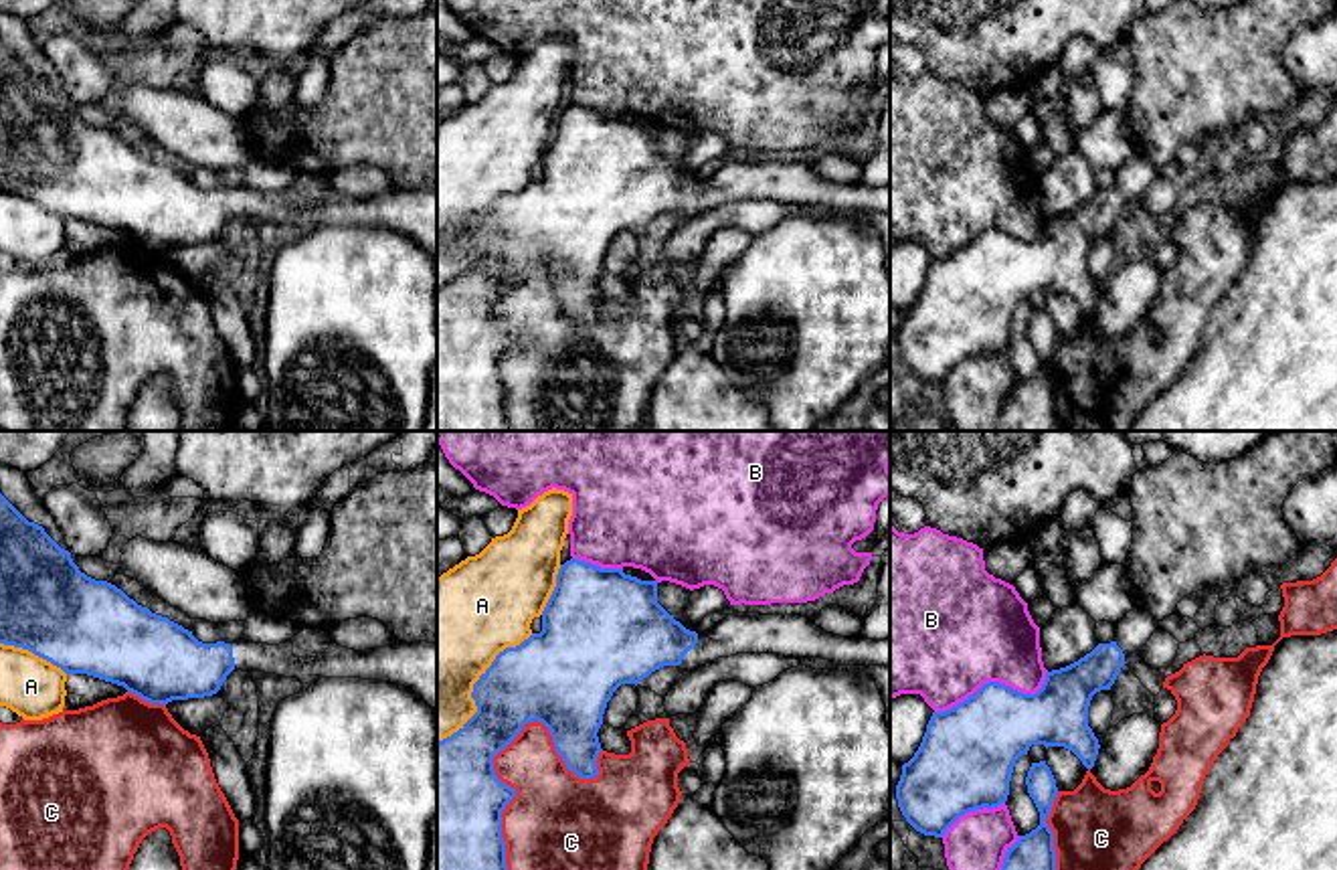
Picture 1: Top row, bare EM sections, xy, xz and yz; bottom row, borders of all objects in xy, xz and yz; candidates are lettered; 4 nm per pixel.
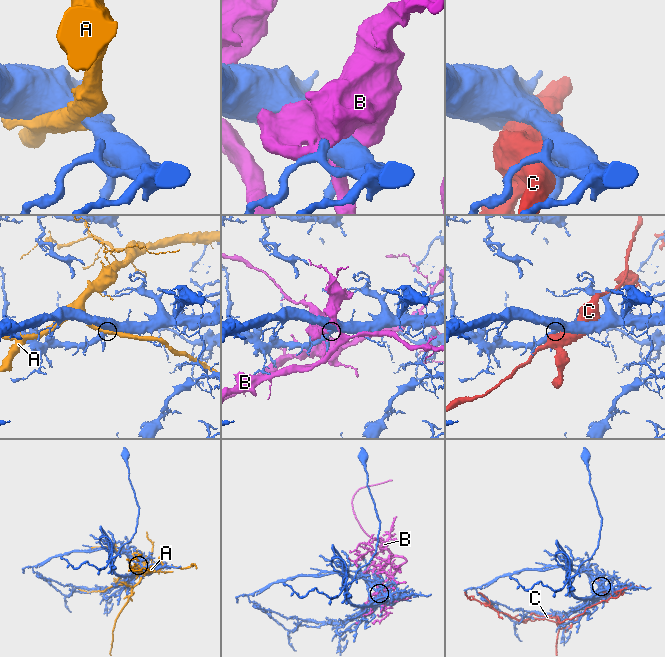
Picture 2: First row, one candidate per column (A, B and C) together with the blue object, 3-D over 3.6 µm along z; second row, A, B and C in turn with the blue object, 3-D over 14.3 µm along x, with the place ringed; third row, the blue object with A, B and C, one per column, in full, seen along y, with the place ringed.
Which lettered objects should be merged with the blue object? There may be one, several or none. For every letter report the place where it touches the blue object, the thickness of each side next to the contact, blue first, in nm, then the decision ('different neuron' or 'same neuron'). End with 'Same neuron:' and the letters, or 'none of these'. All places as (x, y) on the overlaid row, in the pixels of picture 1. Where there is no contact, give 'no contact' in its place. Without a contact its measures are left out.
A: meets blue in xz at (474, 684); 320 nm thick on the blue side, 460 nm on the other; different neuron
B: meets blue in yz at (996, 682); 340 nm thick on the blue side, 460 nm on the other; different neuron
C: meets blue in xz at (514, 790); 400 nm thick on the blue side, 380 nm on the other; different neuron
Same neuron: none of these

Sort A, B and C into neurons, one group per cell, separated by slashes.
A / B / C

